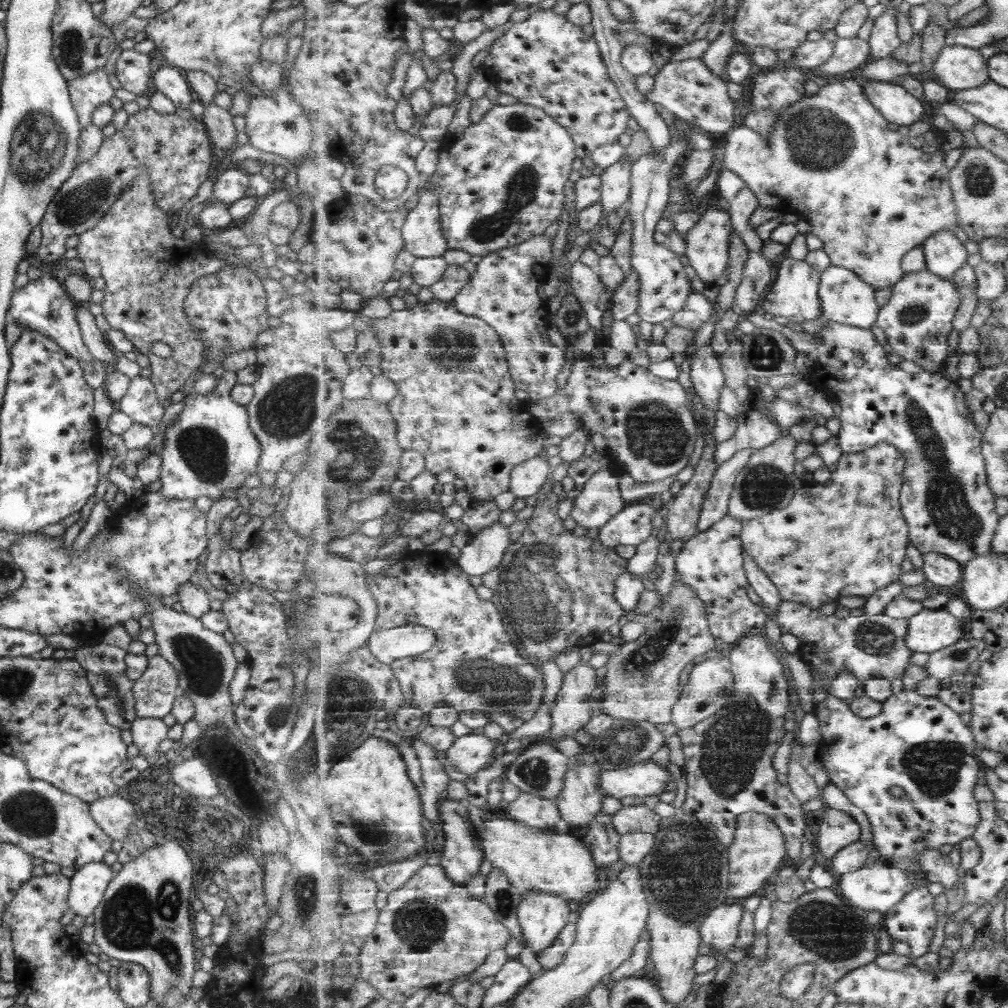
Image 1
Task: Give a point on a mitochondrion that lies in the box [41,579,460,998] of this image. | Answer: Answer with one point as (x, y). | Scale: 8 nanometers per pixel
(134, 919)

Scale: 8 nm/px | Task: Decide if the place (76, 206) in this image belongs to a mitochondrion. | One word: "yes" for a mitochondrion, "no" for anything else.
yes

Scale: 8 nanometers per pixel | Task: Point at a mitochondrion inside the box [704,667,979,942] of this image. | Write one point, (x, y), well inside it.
(933, 767)

